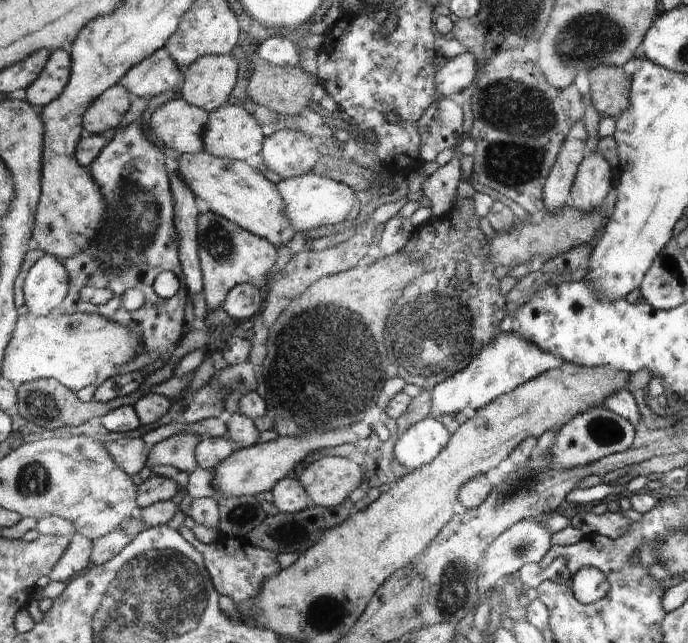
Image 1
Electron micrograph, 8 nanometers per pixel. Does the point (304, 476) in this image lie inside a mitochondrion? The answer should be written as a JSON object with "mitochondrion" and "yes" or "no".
{"mitochondrion":"no"}

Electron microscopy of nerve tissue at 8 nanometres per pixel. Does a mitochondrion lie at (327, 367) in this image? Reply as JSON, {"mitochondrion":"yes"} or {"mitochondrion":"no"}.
{"mitochondrion":"yes"}

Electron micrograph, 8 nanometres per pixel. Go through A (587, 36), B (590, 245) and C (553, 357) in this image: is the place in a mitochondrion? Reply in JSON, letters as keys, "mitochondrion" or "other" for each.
{"A":"mitochondrion","B":"other","C":"other"}

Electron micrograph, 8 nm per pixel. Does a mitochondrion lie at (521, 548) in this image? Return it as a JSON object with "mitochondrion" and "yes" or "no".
{"mitochondrion":"yes"}

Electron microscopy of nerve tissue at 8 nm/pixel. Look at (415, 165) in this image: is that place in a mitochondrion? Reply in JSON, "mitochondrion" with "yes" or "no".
{"mitochondrion":"no"}

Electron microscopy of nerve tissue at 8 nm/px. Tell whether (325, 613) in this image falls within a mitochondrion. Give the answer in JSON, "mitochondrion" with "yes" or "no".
{"mitochondrion":"yes"}

